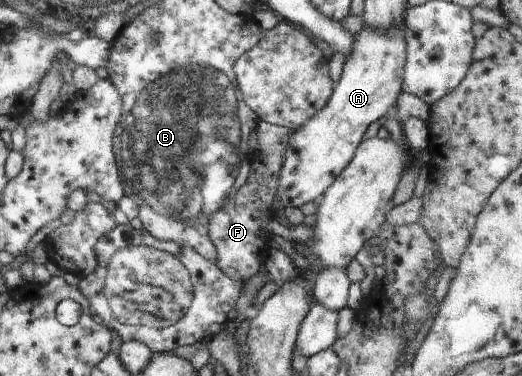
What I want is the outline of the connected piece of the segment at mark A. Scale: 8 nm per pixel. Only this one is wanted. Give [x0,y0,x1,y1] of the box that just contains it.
[278,23,405,207]

